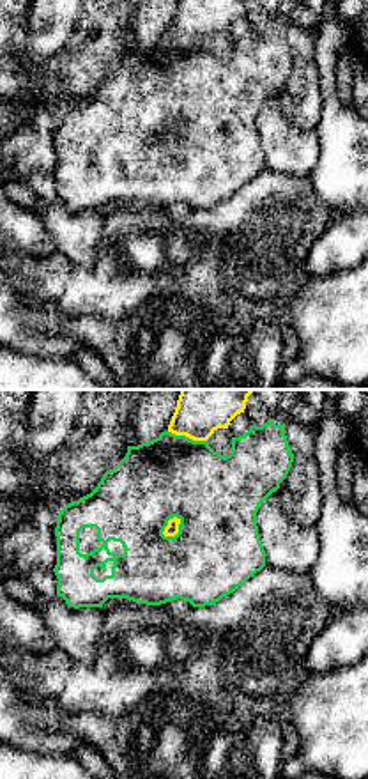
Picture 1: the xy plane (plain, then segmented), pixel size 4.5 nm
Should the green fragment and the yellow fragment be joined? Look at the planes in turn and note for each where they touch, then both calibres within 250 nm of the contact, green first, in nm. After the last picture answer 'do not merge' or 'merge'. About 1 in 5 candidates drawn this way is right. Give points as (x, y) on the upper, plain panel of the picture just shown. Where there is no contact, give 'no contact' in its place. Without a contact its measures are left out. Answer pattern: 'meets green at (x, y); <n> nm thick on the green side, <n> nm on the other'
meets green at (168, 123); 380 nm thick on the green side, 60 nm on the other

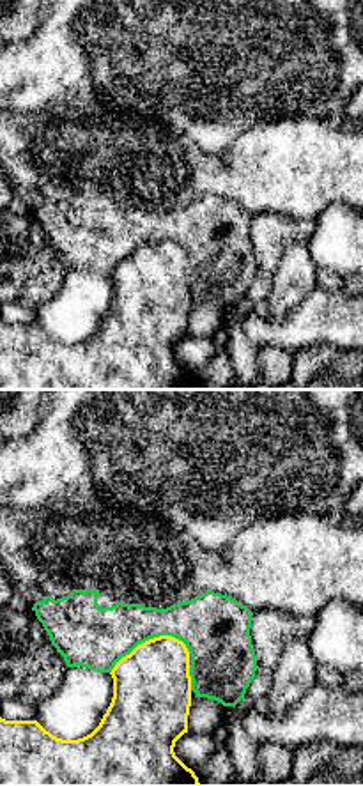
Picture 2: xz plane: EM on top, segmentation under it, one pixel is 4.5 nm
meets green at (149, 241); 280 nm thick on the green side, 360 nm on the other

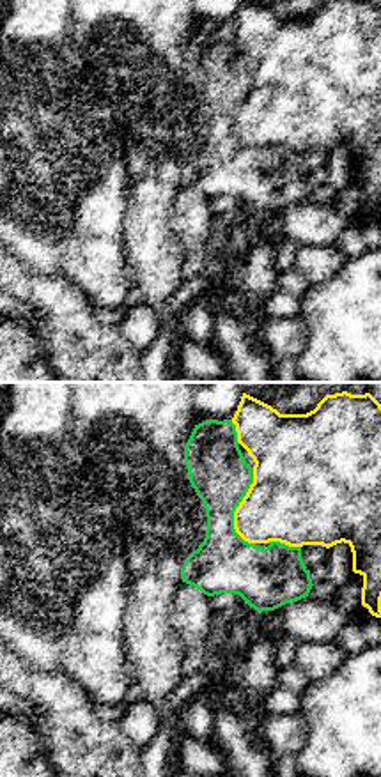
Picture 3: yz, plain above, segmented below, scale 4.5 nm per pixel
meets green at (238, 108); 280 nm thick on the green side, 400 nm on the other

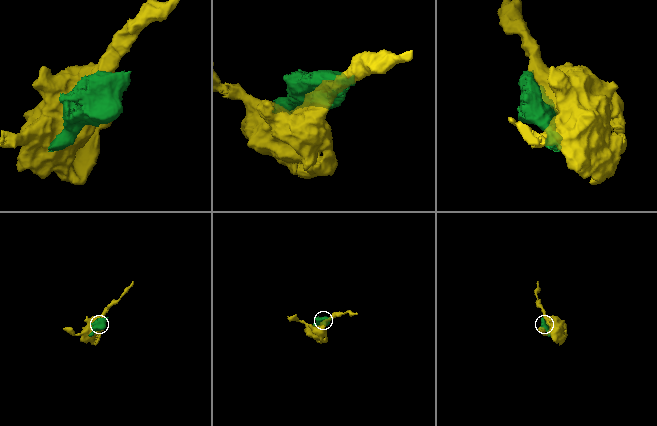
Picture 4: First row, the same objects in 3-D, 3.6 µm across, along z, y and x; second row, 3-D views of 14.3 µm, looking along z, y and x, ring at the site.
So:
do not merge

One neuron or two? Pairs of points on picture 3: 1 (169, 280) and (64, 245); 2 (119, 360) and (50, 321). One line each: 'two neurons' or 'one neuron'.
1: two neurons
2: one neuron

